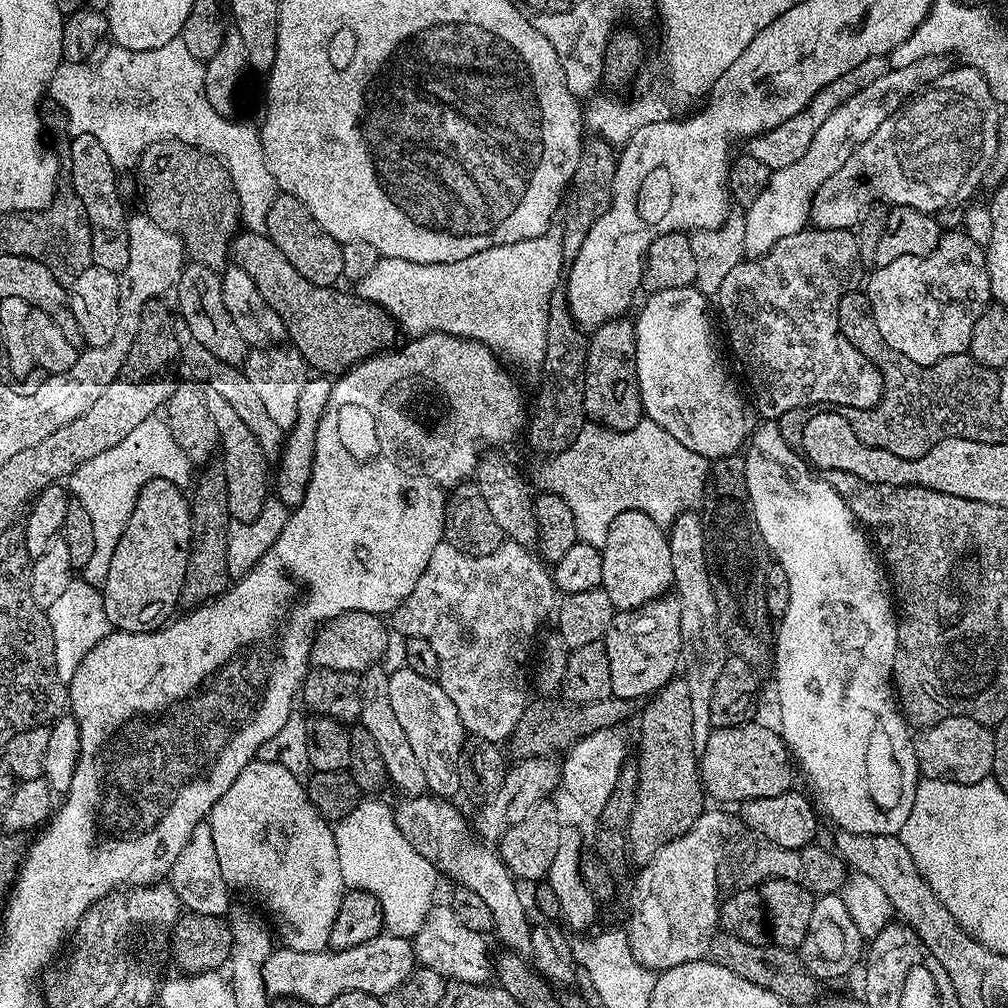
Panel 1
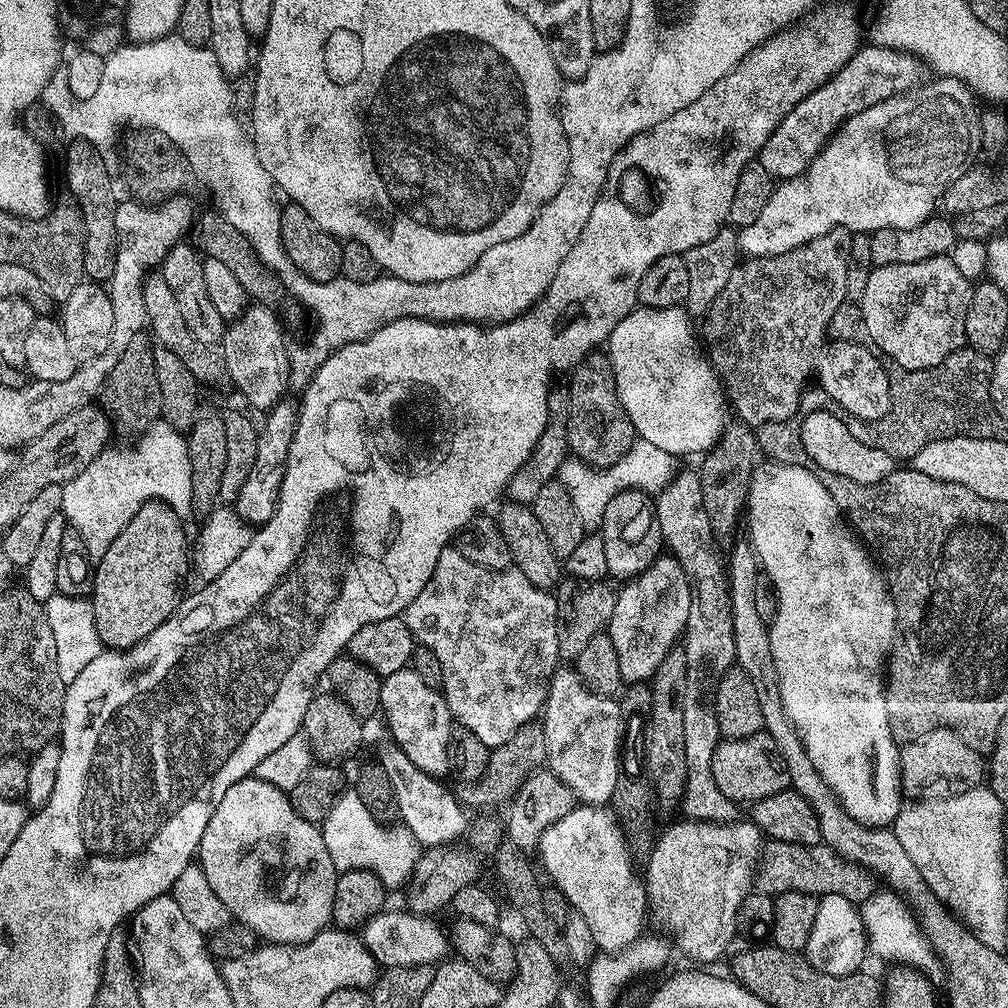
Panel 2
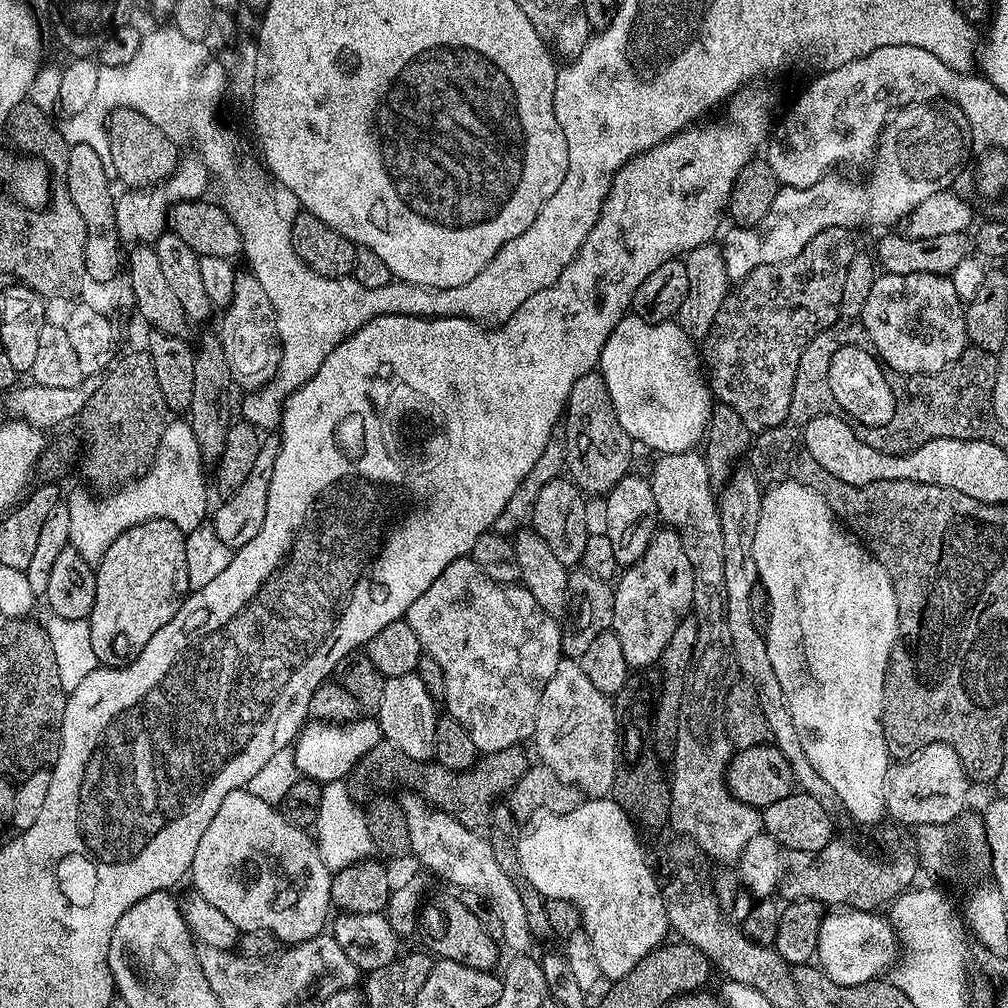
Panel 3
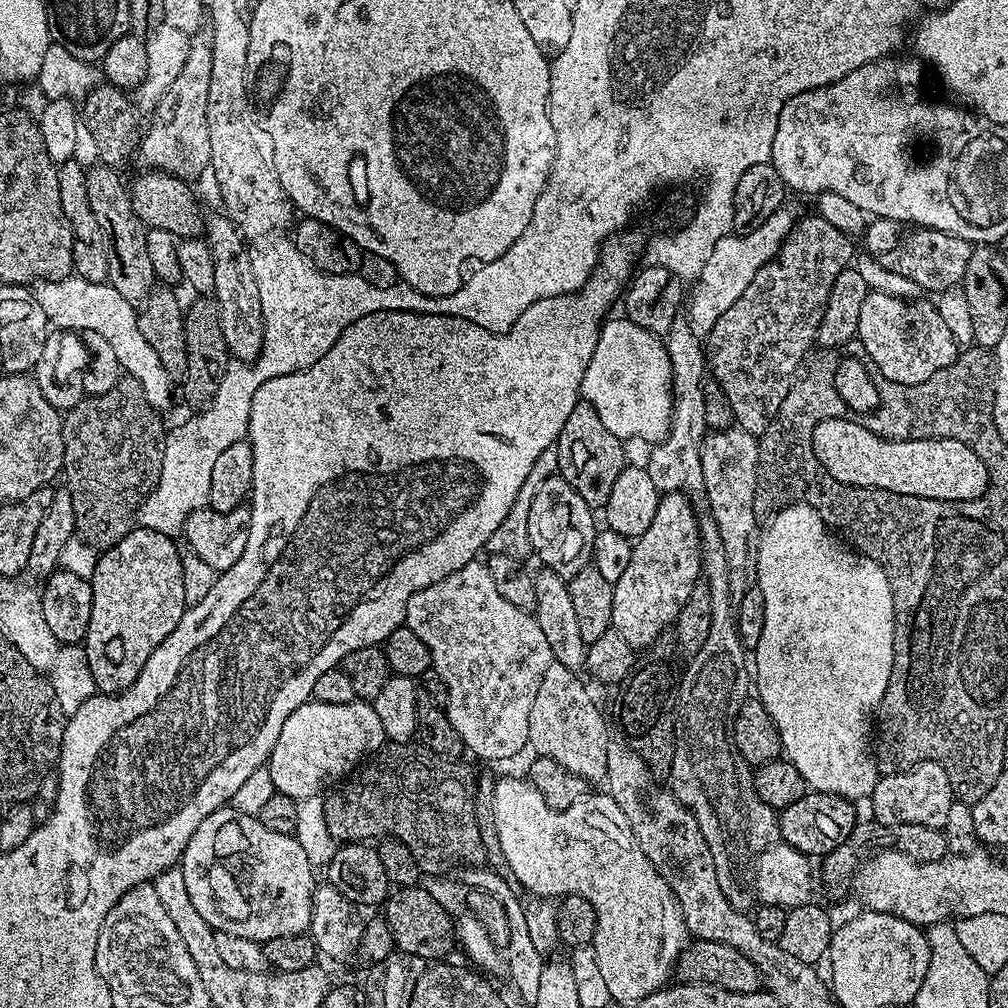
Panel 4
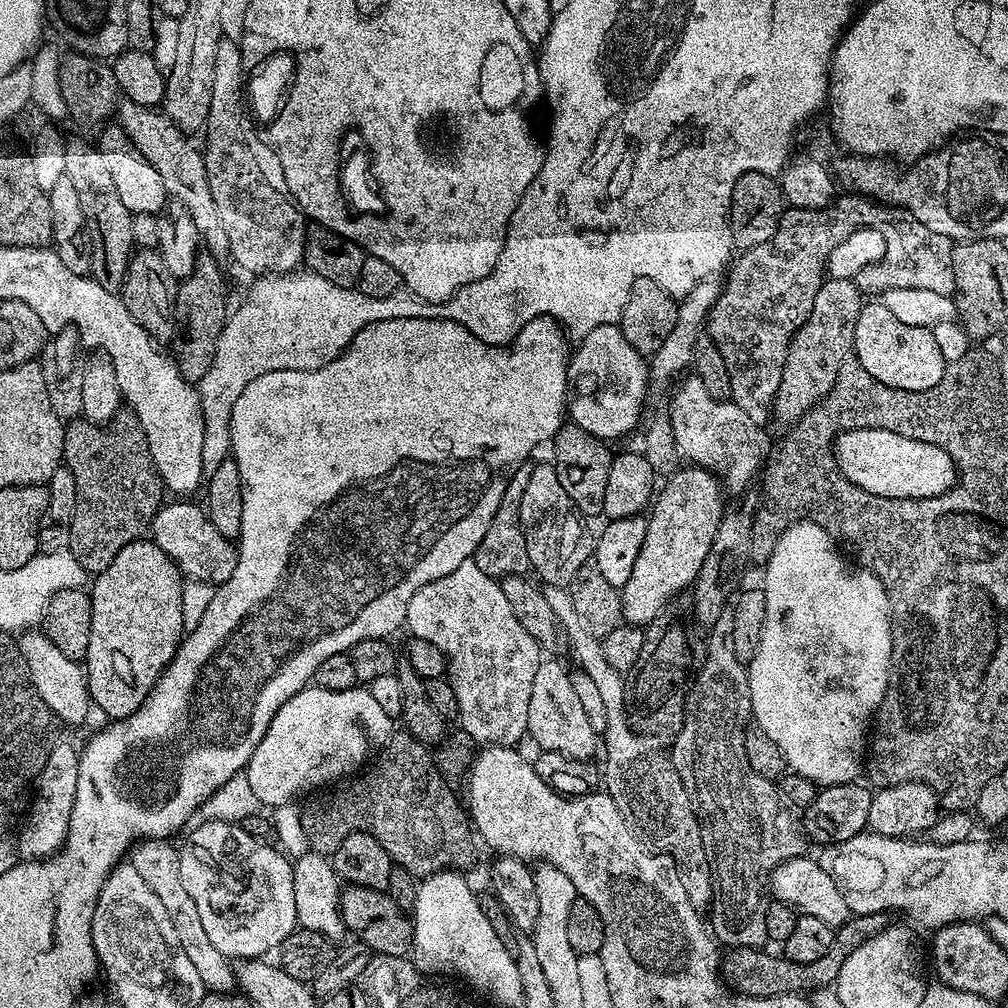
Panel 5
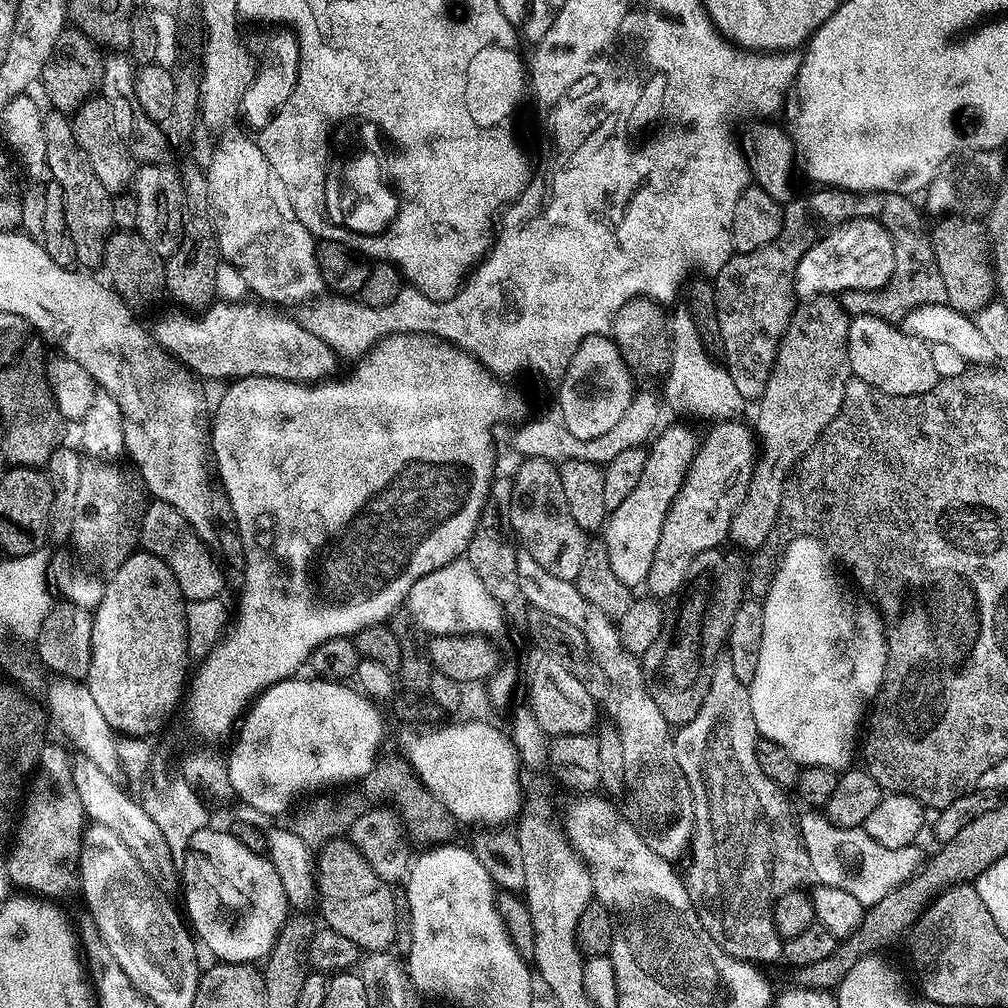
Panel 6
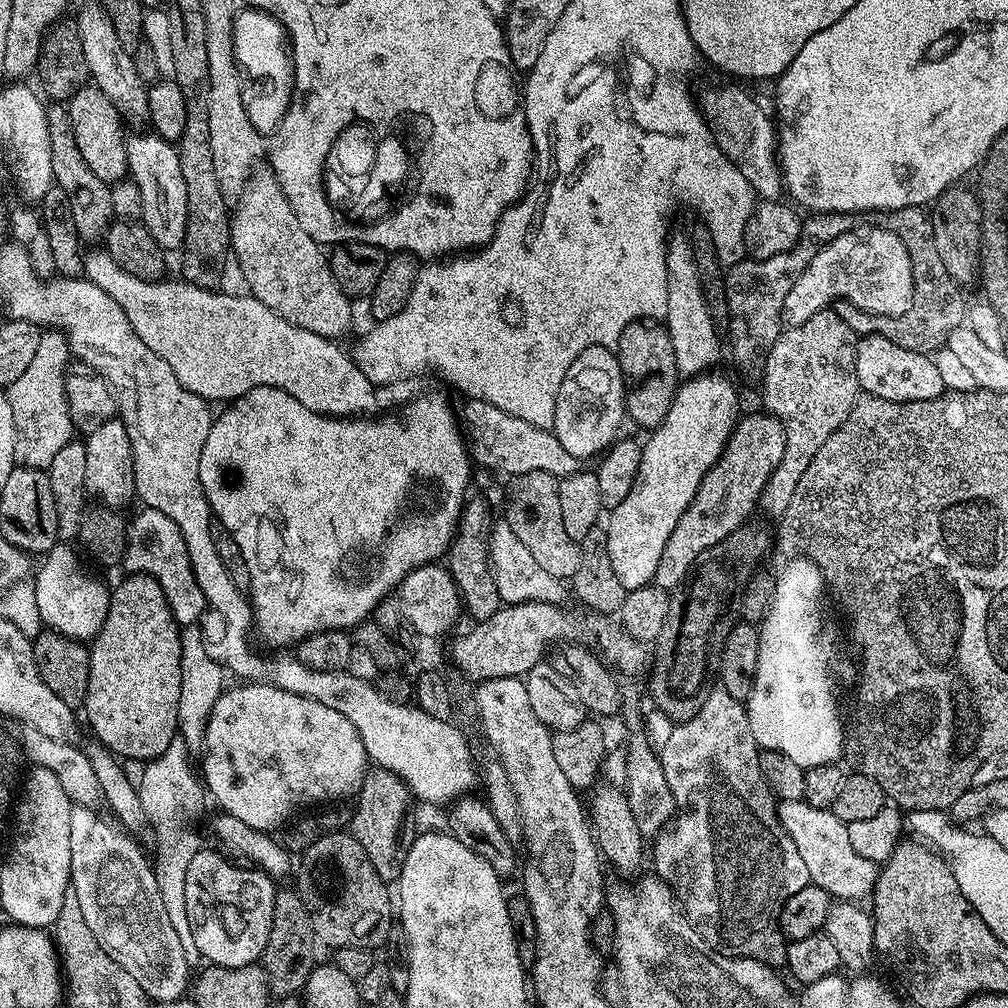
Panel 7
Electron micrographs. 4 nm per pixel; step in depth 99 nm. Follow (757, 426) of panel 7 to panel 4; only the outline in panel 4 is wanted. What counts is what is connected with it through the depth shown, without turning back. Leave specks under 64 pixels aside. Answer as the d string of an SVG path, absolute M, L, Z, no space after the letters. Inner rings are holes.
M683 492L661 495L654 522L646 534L635 537L630 563L618 582L612 585L611 631L622 634L626 642L637 650L648 650L664 631L671 629L678 618L678 610L690 598L690 590L702 580L702 540L696 512Z

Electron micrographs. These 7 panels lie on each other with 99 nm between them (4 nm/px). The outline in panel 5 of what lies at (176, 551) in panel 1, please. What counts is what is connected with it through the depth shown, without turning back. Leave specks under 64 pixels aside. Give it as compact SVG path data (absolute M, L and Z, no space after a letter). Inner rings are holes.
M141 538L122 546L114 562L106 570L95 573L90 584L92 617L90 618L90 646L86 657L88 695L112 720L124 720L150 694L150 690L164 673L164 667L174 658L186 633L182 622L182 592L185 577L180 567L150 538Z

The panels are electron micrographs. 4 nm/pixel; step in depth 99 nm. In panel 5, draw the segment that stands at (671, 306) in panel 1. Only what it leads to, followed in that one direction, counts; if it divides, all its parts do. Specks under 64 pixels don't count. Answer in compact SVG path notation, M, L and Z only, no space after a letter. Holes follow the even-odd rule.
M619 323L606 326L594 326L590 334L579 337L577 346L571 353L568 362L568 407L567 415L571 423L577 424L591 436L599 440L613 442L619 436L632 432L640 420L640 411L644 408L644 400L649 399L648 394L648 369L649 361L626 340L622 334Z

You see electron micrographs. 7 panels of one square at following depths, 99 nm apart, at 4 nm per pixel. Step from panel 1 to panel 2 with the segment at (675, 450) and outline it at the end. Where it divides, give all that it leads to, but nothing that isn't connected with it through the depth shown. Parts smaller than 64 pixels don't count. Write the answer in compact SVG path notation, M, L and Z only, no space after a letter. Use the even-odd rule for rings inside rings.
M637 439L622 459L607 465L603 470L597 470L593 465L579 458L565 460L564 465L560 467L558 480L566 486L570 494L570 502L574 502L574 510L578 510L578 518L582 518L582 526L585 530L596 530L604 522L606 506L610 506L610 498L614 498L619 492L633 490L659 494L673 482L672 471L675 470L676 464L677 461L666 450L658 450L658 446Z

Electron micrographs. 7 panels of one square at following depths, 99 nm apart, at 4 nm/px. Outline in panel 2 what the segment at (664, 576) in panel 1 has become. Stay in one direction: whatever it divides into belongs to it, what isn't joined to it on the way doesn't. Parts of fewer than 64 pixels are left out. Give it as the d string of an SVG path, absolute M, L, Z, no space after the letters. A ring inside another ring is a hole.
M619 492L610 498L610 506L606 506L604 522L598 534L606 546L608 576L619 582L628 582L635 576L641 576L662 552L656 505L653 497L646 492Z

